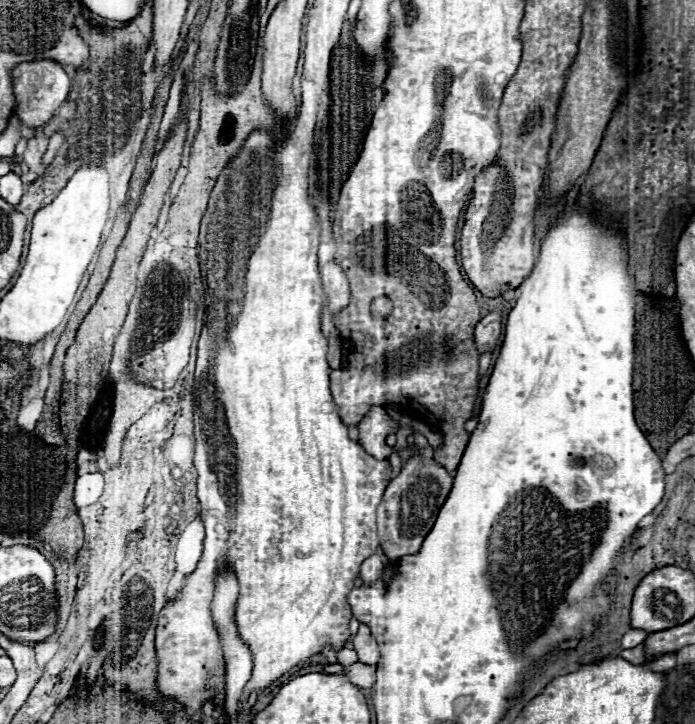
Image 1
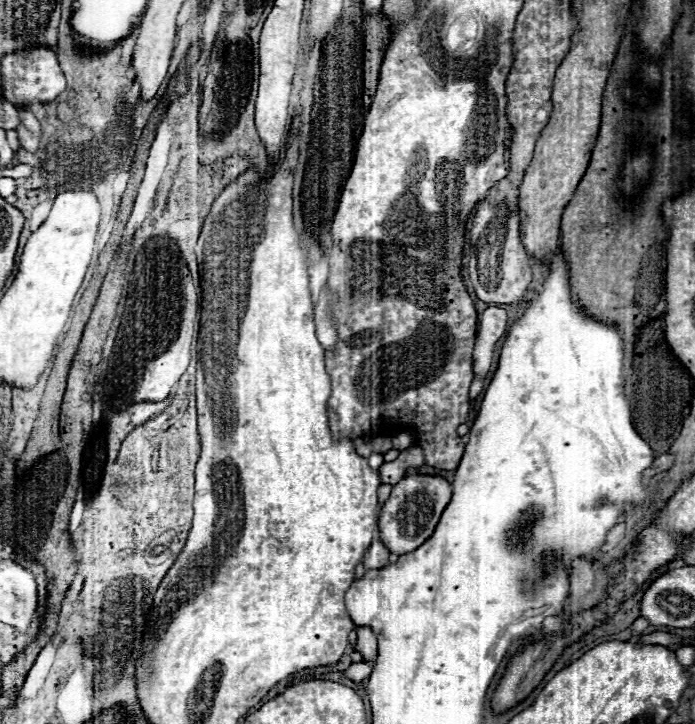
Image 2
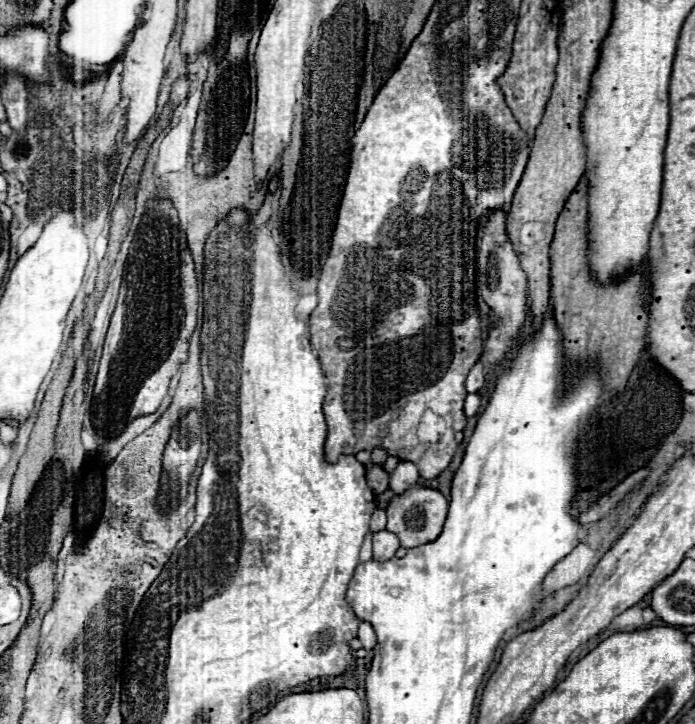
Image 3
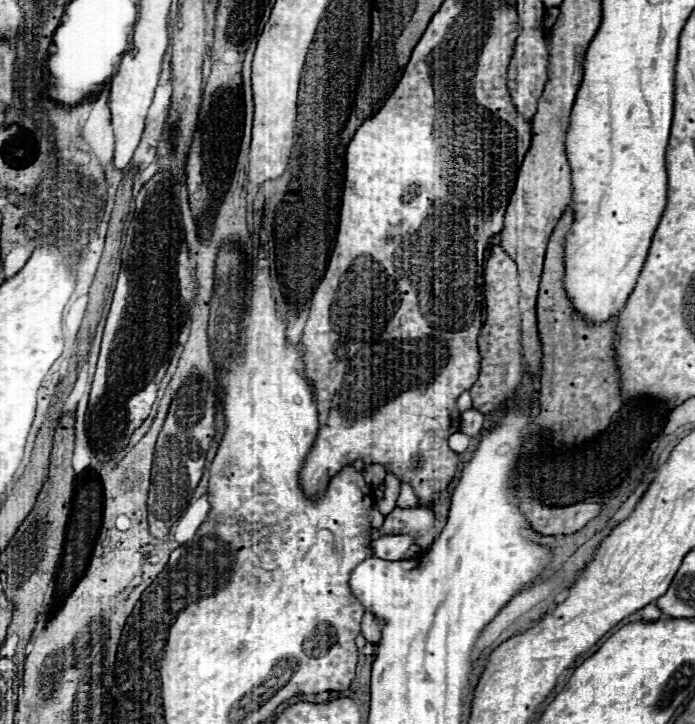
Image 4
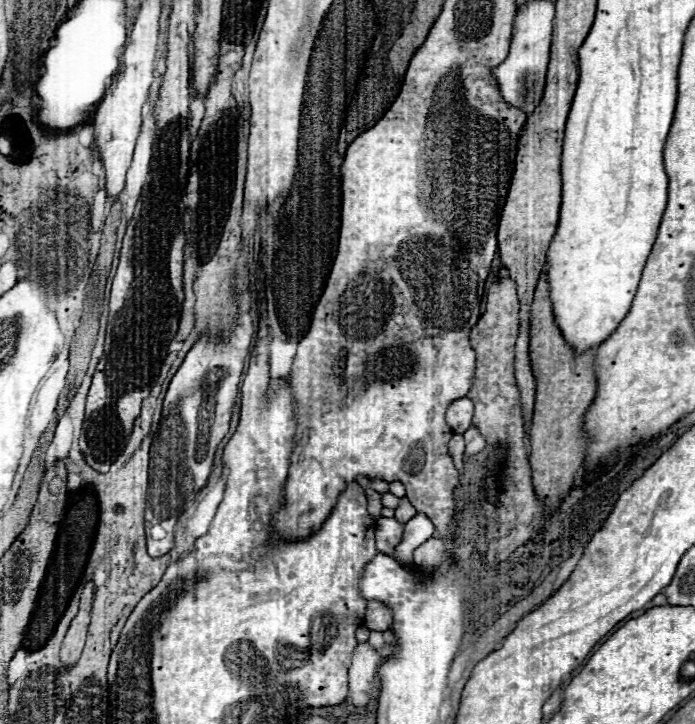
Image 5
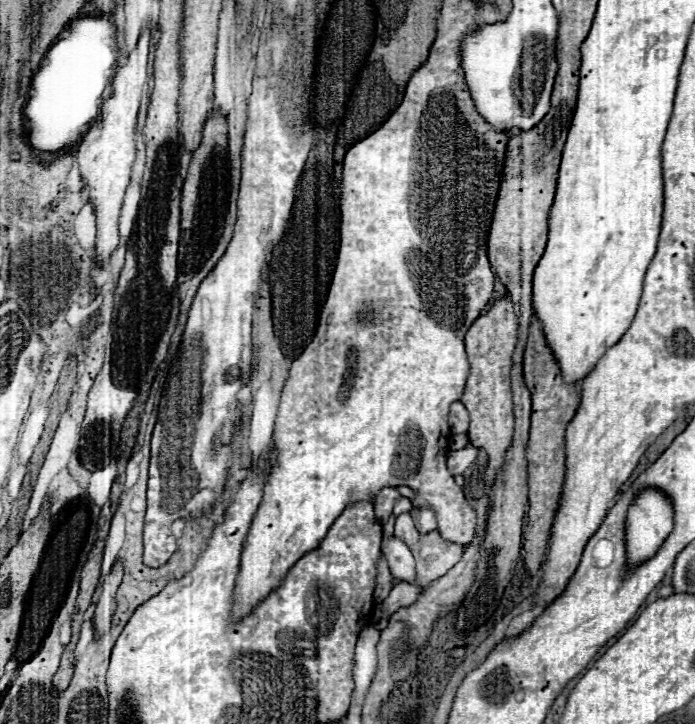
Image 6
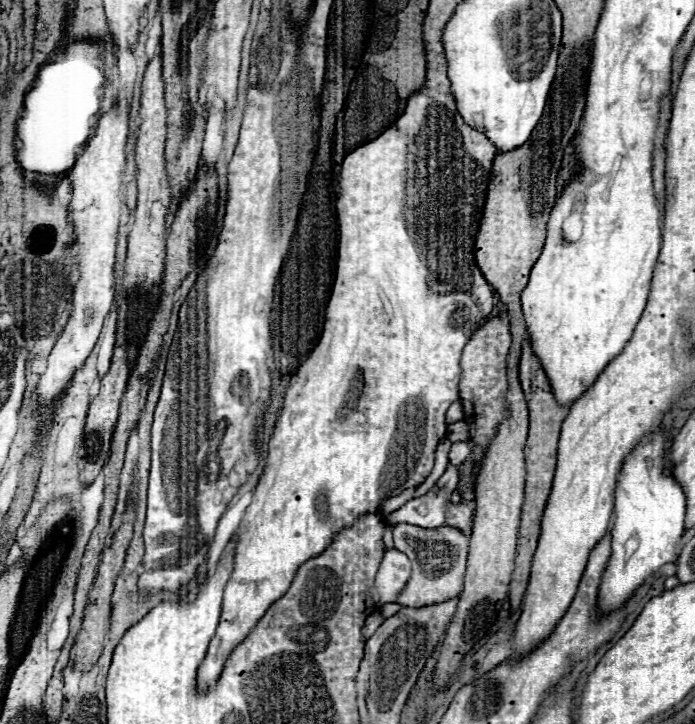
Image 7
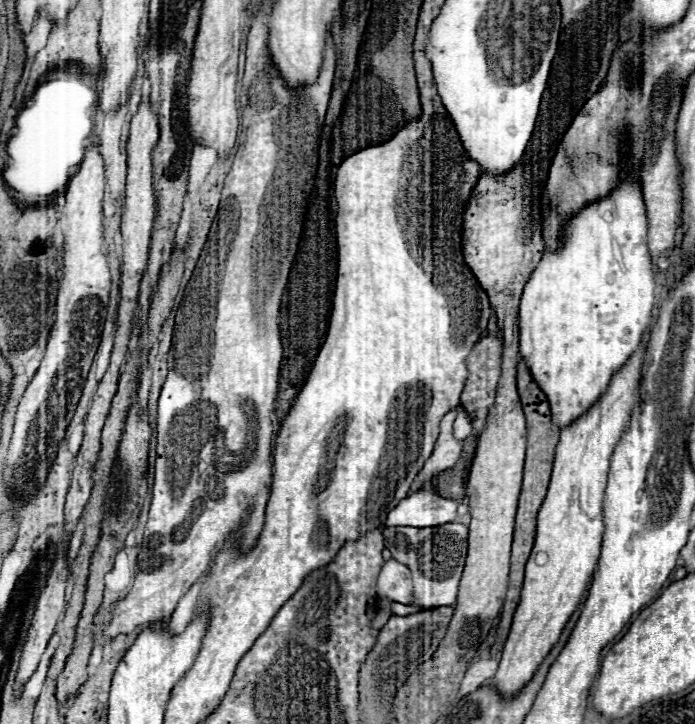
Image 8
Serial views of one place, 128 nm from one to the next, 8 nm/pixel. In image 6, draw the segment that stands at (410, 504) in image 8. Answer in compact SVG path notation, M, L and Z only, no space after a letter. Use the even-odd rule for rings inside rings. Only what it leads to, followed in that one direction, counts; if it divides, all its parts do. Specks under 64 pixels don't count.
M468 444L464 450L458 450L458 452L448 452L448 470L452 476L458 476L462 474L476 458L478 454L478 448L474 448L472 444ZM412 508L410 516L414 518L414 524L416 524L418 532L426 534L426 532L436 530L436 514L434 514L432 508L420 508L420 510Z

